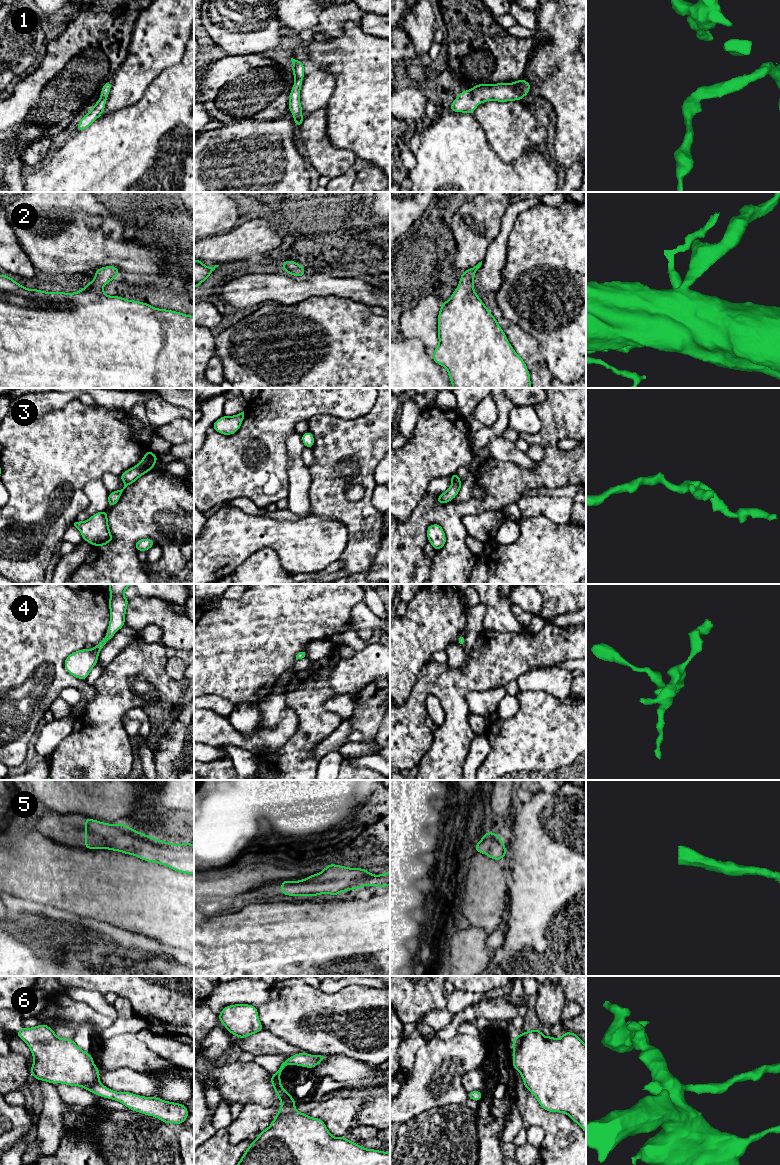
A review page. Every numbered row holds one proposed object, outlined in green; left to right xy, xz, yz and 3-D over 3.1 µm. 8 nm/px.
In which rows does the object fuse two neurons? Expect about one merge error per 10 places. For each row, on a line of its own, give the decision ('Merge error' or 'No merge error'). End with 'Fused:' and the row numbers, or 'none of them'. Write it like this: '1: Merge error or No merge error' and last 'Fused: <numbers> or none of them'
1: No merge error
2: No merge error
3: No merge error
4: No merge error
5: No merge error
6: No merge error
Fused: none of them

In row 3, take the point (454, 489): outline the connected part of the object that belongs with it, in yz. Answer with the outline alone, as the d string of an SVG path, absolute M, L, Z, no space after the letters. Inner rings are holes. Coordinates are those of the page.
M457 473L451 474L450 477L452 481L451 486L446 492L439 494L437 498L437 502L440 505L453 500L456 497L456 495L459 493L460 488L462 486L462 482Z

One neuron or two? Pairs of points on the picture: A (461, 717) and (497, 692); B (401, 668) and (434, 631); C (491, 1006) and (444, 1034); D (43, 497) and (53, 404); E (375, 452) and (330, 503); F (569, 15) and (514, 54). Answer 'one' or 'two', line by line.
A: two
B: one
C: one
D: two
E: one
F: two

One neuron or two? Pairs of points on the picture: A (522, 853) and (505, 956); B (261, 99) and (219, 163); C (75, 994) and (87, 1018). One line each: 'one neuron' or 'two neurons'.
A: one neuron
B: two neurons
C: two neurons

